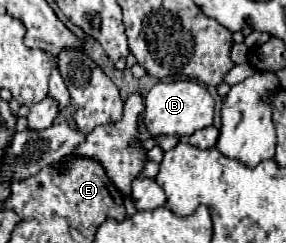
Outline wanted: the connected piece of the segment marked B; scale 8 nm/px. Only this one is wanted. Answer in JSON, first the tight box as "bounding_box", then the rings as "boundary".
{"bounding_box":[143,81,215,137],"boundary":[[[159,81],[145,95],[143,123],[151,135],[189,137],[195,131],[213,125],[213,117],[215,117],[215,99],[209,95],[205,85],[197,81],[171,81],[171,83]]]}

